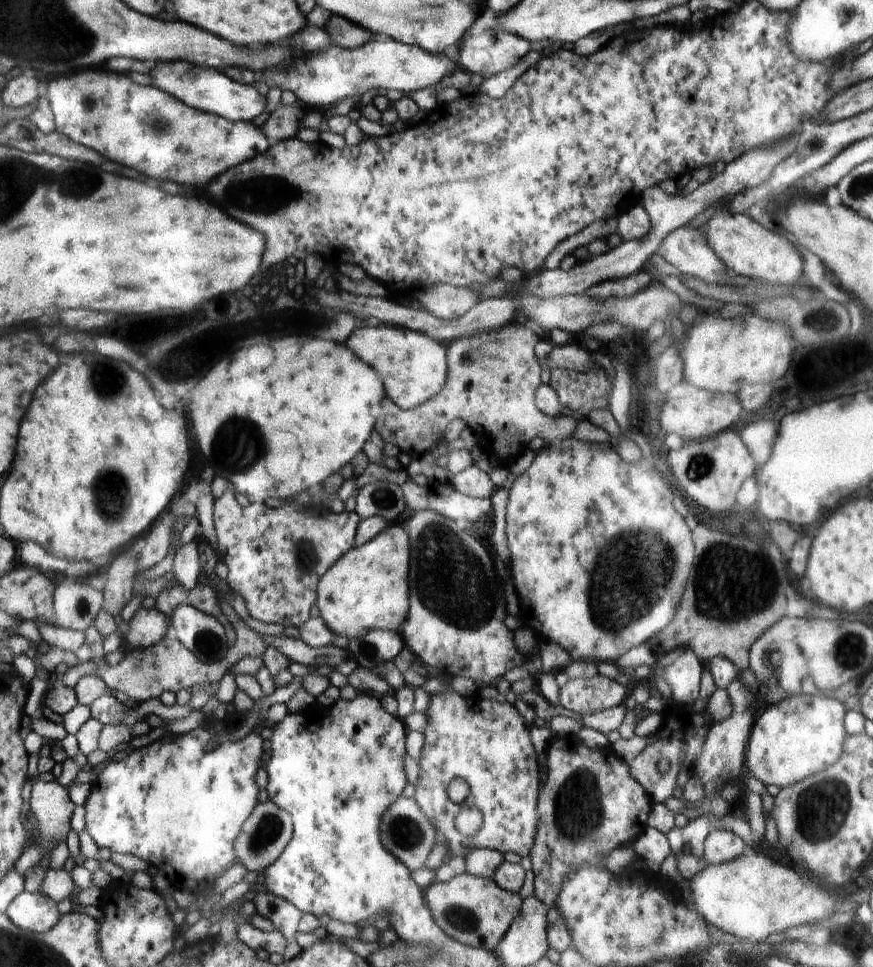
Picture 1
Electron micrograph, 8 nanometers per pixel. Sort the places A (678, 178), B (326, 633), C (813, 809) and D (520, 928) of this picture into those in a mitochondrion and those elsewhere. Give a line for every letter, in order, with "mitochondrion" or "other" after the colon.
A: other
B: other
C: mitochondrion
D: other

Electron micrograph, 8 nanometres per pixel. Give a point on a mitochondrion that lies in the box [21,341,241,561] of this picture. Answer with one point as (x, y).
(111, 490)

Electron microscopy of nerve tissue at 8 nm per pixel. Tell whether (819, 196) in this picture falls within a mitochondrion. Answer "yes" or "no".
no

